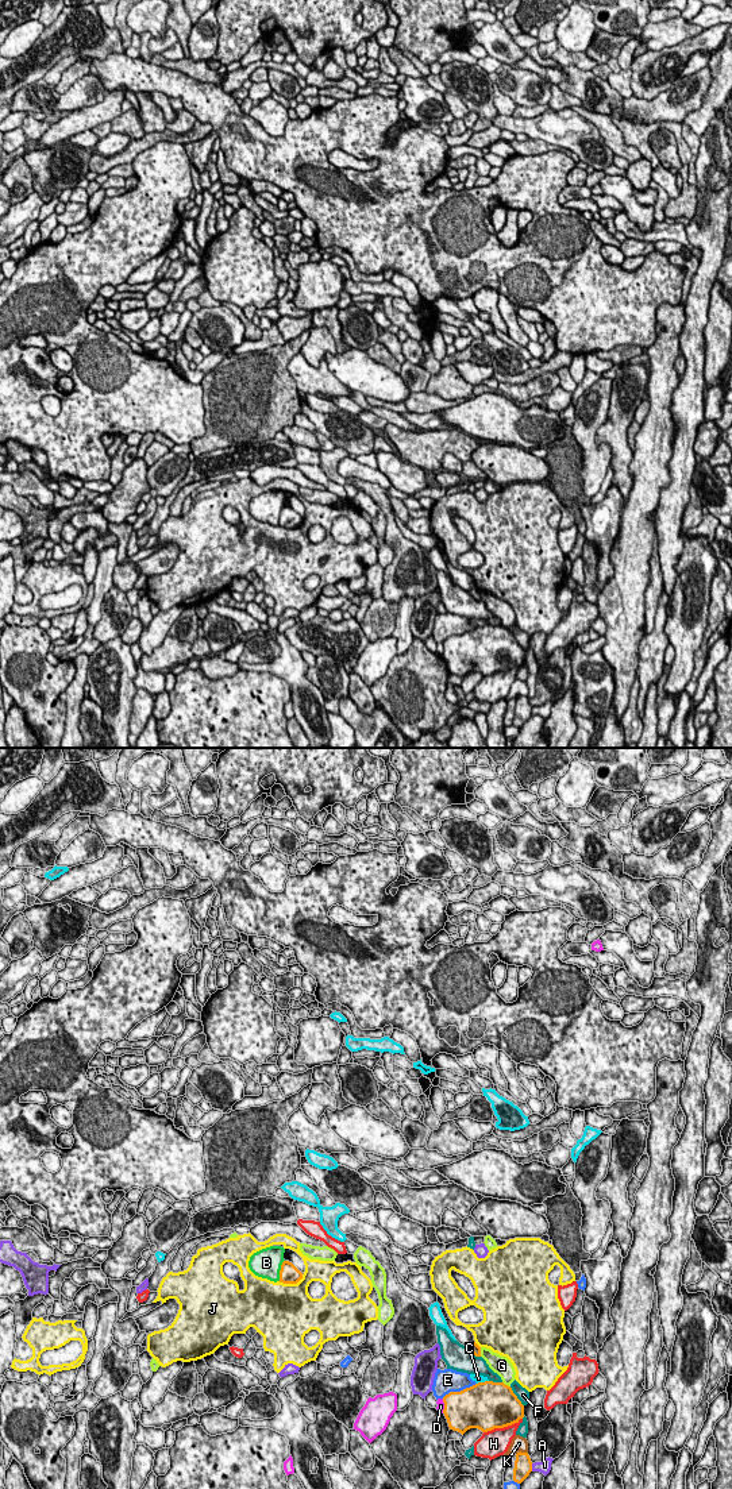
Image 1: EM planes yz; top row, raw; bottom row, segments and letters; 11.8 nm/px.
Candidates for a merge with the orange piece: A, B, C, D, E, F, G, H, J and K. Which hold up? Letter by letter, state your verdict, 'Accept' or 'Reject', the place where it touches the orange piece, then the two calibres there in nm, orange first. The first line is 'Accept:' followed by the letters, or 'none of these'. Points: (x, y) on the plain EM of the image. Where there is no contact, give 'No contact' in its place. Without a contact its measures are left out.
Accept: B
A: Reject. Touches orange at yz (531, 712). Thickness 220 nm (orange) against 160 nm
B: Accept. Touches orange at yz (280, 515). Thickness 220 nm (orange) against 340 nm
C: Reject. Touches orange at yz (482, 627). Thickness 500 nm (orange) against 100 nm
D: Reject. Touches orange at yz (445, 650). Thickness 460 nm (orange) against 100 nm
E: Reject. Touches orange at yz (458, 636). Thickness 480 nm (orange) against 280 nm
F: Reject. Touches orange at yz (516, 640). Thickness 500 nm (orange) against 160 nm
G: Reject. Touches orange at yz (480, 596). Thickness 120 nm (orange) against 200 nm
H: Reject. Touches orange at yz (503, 671). Thickness 500 nm (orange) against 320 nm
J: Reject. Touches orange at yz (291, 527). Thickness 220 nm (orange) against 480 nm
K: Reject. Touches orange at yz (520, 695). Thickness 220 nm (orange) against 190 nm

